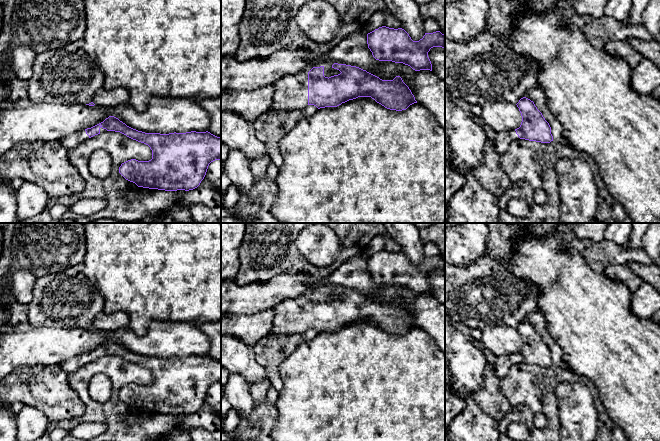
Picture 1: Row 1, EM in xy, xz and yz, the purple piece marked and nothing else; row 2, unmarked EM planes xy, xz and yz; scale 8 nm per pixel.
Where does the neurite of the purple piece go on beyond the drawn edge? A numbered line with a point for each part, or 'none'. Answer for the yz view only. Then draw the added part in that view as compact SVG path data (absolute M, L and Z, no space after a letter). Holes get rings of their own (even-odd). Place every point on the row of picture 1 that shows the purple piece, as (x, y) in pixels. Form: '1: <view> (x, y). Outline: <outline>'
1: yz (503, 139). Outline: M515 130L499 132L496 134L494 141L496 152L501 156L508 150L510 143L517 139L520 138L516 134Z

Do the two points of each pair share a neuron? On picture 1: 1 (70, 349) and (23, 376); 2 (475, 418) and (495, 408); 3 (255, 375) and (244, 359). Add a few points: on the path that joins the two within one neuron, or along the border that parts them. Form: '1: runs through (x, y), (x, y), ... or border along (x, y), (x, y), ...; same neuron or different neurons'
1: border along (59, 364), (22, 365), (20, 367); different neurons
2: border along (472, 400), (497, 421); different neurons
3: runs through (251, 371), (244, 363); same neuron

